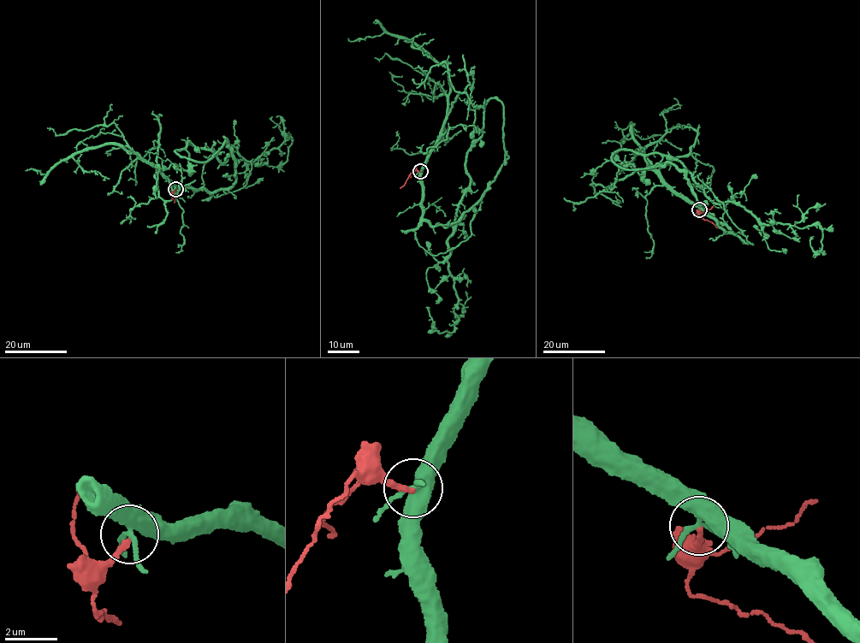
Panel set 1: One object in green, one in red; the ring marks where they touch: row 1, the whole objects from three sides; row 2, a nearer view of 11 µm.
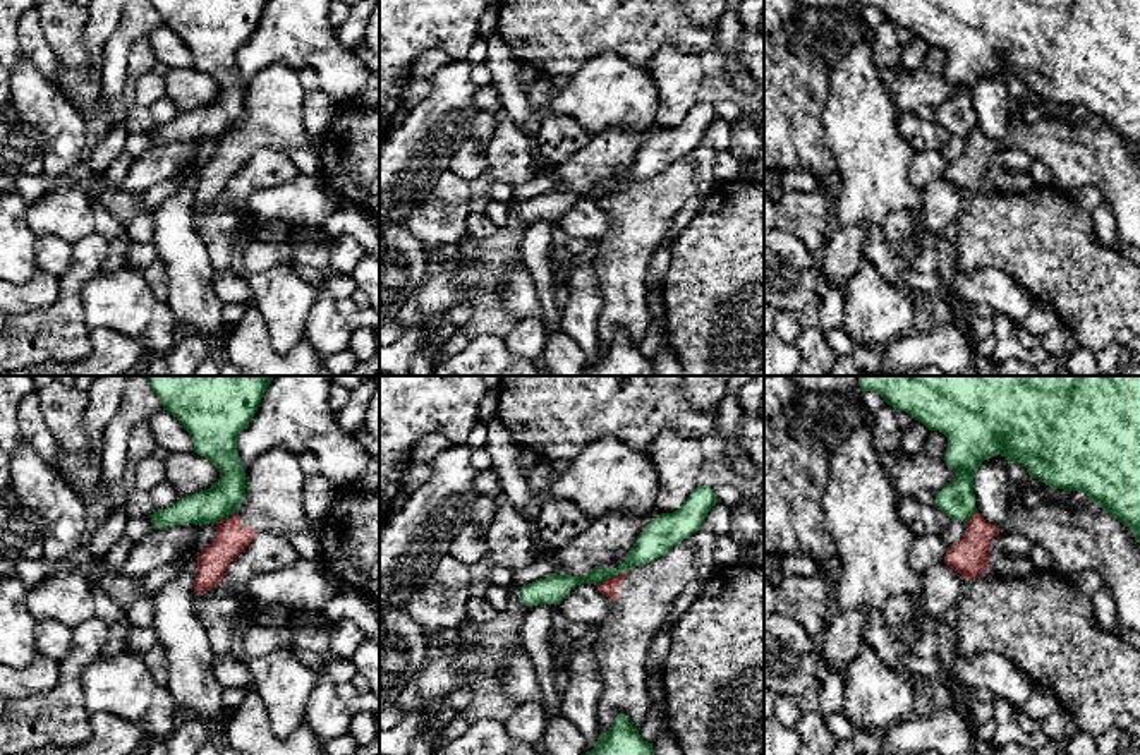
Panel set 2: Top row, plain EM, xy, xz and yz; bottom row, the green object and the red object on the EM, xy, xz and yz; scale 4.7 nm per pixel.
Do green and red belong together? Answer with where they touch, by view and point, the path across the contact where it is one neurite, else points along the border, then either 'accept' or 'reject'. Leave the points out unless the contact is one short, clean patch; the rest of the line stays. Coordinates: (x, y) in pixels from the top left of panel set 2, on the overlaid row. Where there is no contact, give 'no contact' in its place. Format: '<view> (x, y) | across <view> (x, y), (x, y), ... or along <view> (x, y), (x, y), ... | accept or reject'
xz (612, 575) | along xz (629, 570), (606, 577), (596, 585) | reject

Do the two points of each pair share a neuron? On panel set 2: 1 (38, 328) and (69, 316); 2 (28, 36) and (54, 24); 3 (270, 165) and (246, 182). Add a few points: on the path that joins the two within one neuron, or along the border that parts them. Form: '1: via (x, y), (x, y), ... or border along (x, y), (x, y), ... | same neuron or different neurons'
1: via (45, 328), (57, 328), (62, 323) | same neuron
2: border along (38, 18), (43, 38), (57, 59) | different neurons
3: via (265, 169), (251, 179) | same neuron

